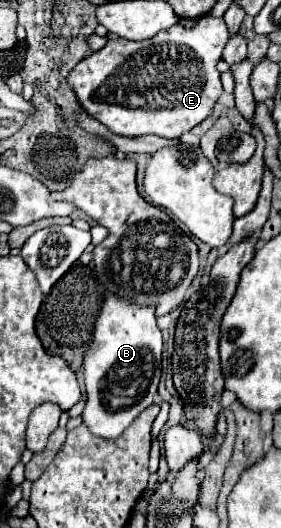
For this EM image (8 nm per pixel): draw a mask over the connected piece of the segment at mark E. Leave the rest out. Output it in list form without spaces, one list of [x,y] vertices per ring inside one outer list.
[[[204,16],[192,28],[176,24],[150,40],[108,40],[108,44],[84,58],[70,74],[68,84],[84,110],[110,132],[126,138],[156,134],[180,138],[212,116],[222,96],[220,72],[216,70],[228,42],[224,18]]]

